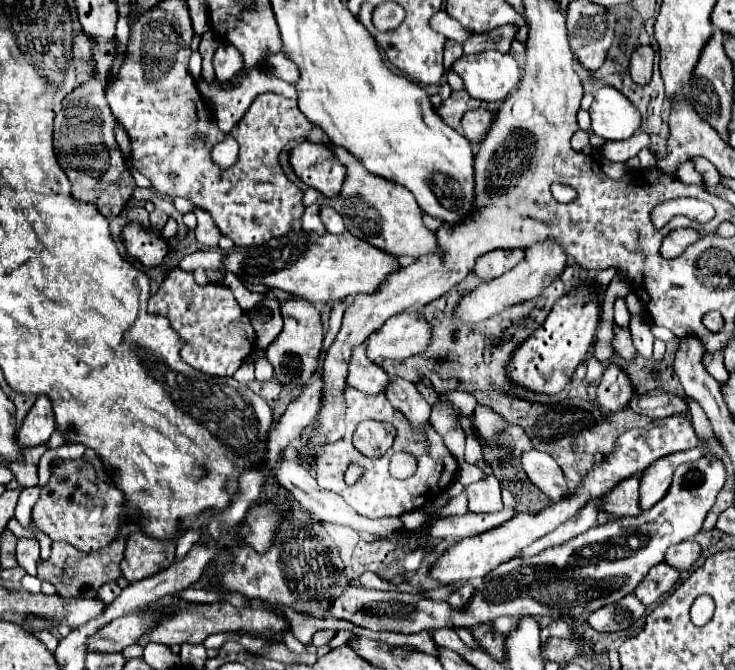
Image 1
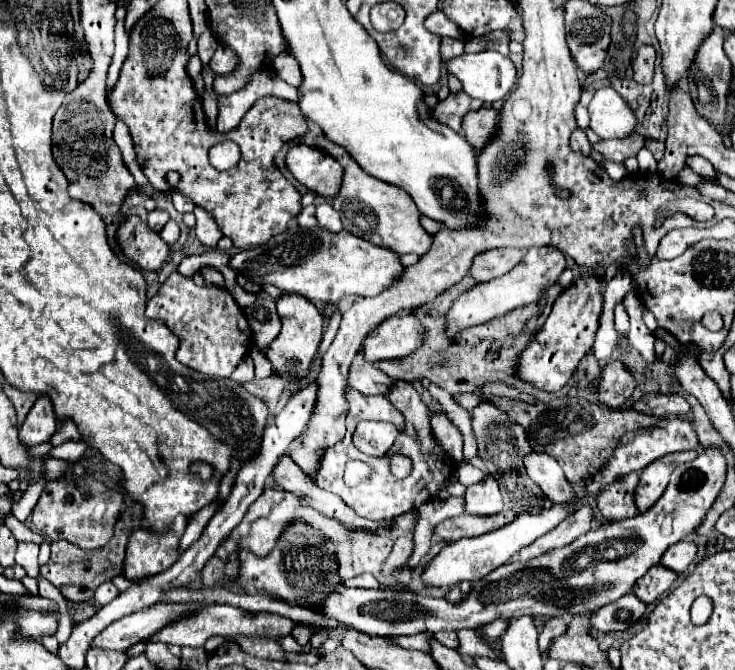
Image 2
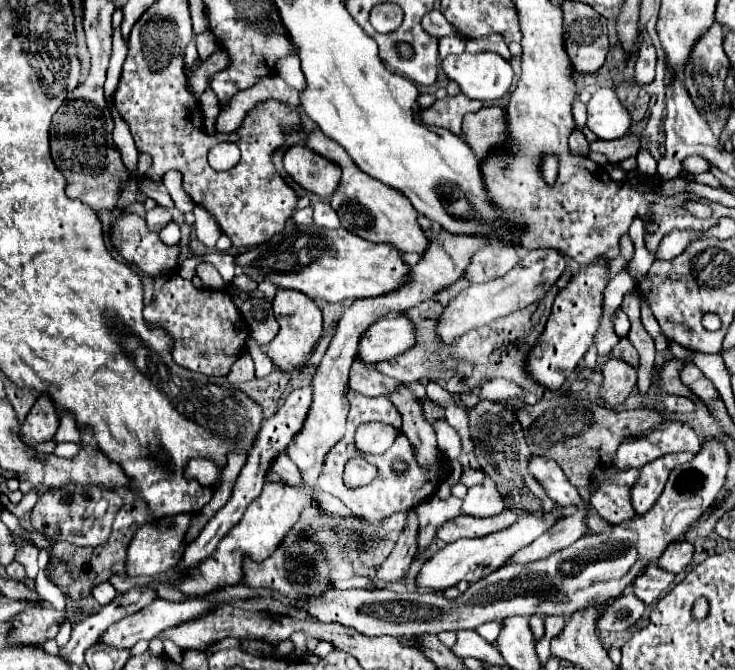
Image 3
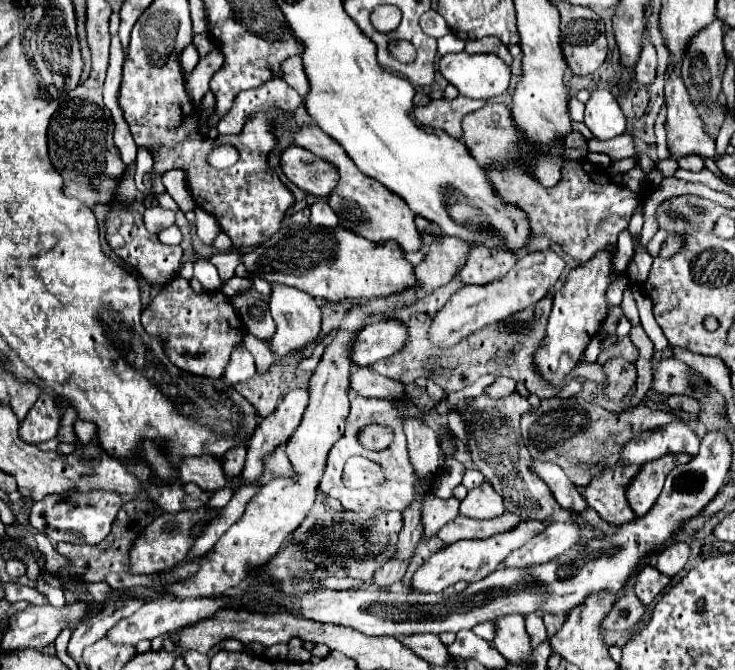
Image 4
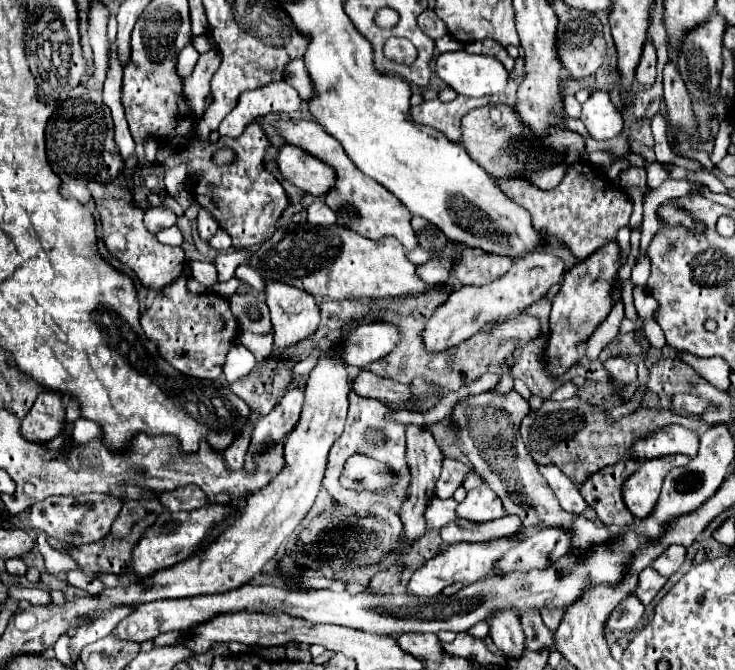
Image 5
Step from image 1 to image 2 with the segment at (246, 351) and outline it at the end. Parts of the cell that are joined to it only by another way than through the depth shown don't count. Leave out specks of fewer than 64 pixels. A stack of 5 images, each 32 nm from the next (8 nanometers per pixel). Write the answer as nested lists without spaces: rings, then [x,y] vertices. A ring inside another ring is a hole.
[[[172,272],[158,294],[148,300],[146,316],[166,320],[168,328],[182,340],[182,346],[176,352],[178,360],[206,376],[228,378],[252,346],[252,328],[232,292],[220,286],[200,288],[194,284],[192,276],[180,272]]]

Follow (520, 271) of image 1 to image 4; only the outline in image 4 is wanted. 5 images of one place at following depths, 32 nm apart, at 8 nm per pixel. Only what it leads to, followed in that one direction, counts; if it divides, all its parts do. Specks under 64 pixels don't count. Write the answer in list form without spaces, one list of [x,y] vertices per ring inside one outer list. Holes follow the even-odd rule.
[[[552,250],[528,252],[524,258],[520,258],[516,262],[516,266],[504,278],[482,284],[482,286],[464,286],[432,318],[432,326],[430,326],[432,344],[438,348],[450,348],[450,346],[458,344],[464,336],[468,336],[484,326],[490,326],[498,320],[504,320],[518,310],[524,310],[524,308],[536,304],[538,300],[542,300],[548,294],[548,290],[562,276],[564,266],[566,266],[564,260]]]

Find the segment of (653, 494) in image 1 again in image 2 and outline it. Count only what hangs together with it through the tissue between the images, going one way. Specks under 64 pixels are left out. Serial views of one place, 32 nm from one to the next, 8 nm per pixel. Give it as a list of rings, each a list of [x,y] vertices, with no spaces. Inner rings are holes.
[[[698,450],[690,452],[677,452],[667,454],[664,460],[656,460],[656,464],[648,464],[648,468],[640,476],[640,484],[636,488],[636,504],[638,510],[644,512],[656,504],[656,500],[662,496],[662,492],[668,486],[673,470],[684,462],[694,460],[698,456]]]

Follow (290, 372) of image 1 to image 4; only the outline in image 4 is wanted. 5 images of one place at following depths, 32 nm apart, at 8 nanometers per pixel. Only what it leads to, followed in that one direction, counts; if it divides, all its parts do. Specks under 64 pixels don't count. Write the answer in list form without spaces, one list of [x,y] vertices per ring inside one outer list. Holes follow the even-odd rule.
[[[272,286],[270,310],[272,310],[272,318],[276,320],[276,326],[278,326],[276,336],[270,340],[272,356],[280,362],[286,362],[286,360],[294,360],[296,364],[302,362],[304,360],[302,350],[320,336],[320,322],[322,322],[320,306],[306,292],[300,292],[300,290],[294,290],[294,288]]]

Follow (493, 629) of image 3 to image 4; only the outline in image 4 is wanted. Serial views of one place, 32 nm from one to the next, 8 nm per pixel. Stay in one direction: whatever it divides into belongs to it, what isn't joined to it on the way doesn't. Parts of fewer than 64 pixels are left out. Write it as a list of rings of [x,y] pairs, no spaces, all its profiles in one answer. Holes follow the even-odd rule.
[[[486,622],[486,624],[478,624],[474,630],[474,634],[478,634],[480,638],[492,642],[494,640],[494,634],[496,634],[496,624],[494,622]]]

